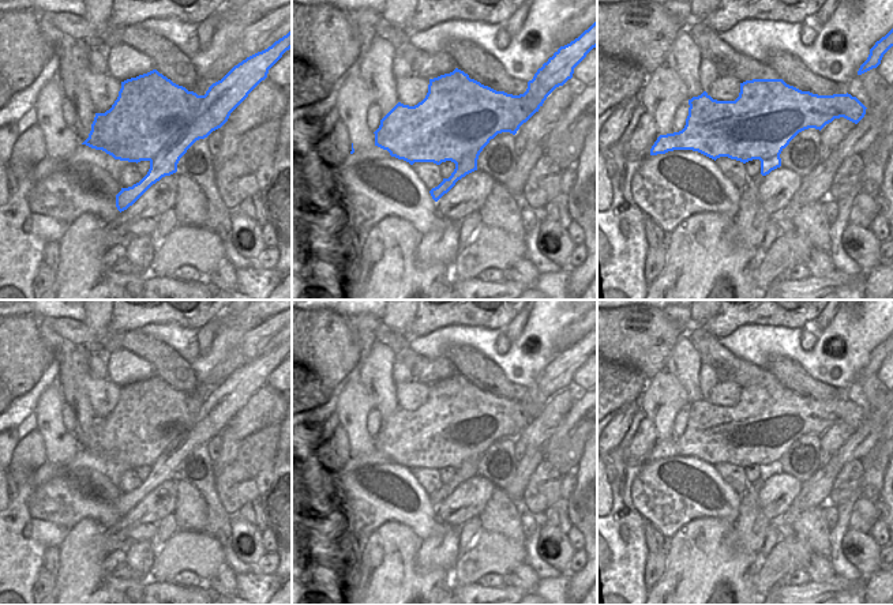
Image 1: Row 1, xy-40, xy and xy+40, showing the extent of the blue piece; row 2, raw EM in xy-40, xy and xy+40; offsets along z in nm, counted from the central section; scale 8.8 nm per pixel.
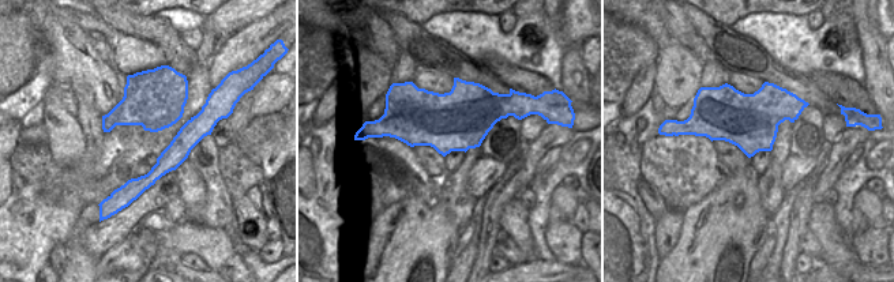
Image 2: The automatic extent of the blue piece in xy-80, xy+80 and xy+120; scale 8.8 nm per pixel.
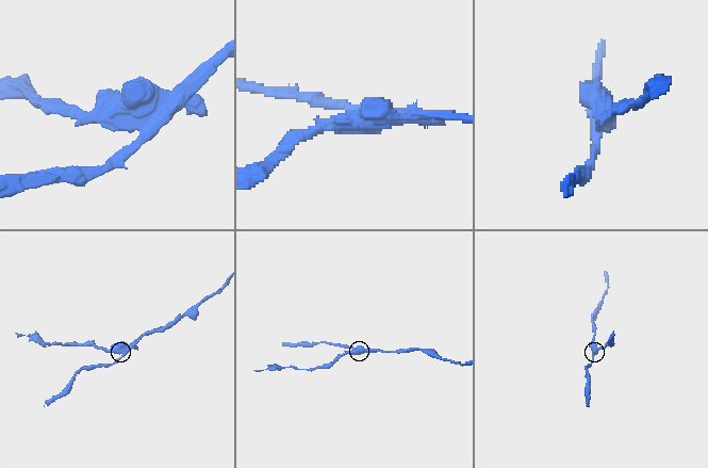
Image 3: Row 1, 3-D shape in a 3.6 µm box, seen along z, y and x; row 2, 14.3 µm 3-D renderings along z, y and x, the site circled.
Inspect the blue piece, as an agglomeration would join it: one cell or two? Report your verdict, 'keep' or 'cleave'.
cleave

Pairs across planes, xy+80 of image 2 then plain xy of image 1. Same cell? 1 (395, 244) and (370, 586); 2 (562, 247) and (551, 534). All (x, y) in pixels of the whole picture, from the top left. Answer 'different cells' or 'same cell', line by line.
1: same cell
2: same cell

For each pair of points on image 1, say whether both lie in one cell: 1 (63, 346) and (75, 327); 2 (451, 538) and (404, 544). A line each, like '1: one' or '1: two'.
1: two
2: two

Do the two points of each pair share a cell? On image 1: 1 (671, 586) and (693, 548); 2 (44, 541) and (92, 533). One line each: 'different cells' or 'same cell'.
1: same cell
2: different cells

